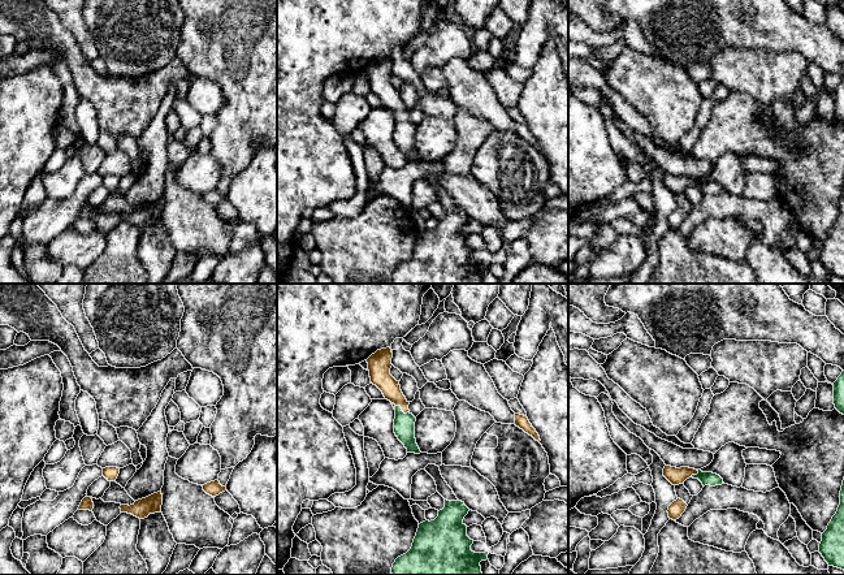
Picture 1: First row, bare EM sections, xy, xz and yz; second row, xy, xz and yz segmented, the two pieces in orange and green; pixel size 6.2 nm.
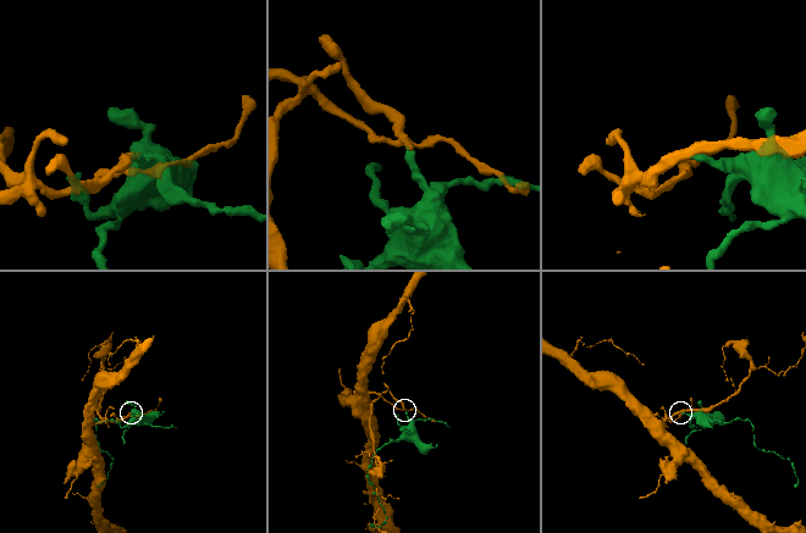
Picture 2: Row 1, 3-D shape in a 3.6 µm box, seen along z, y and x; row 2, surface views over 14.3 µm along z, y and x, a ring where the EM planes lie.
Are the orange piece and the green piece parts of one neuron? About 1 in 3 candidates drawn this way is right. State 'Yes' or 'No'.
Yes

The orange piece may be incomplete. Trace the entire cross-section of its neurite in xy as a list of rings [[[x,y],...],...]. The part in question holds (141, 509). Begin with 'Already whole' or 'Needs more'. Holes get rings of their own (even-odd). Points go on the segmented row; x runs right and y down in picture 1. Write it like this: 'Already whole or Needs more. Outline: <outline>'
Already whole. Outline: [[[161,490],[146,498],[135,501],[133,505],[121,505],[121,513],[131,514],[139,519],[147,518],[150,514],[161,513],[163,494]]]

